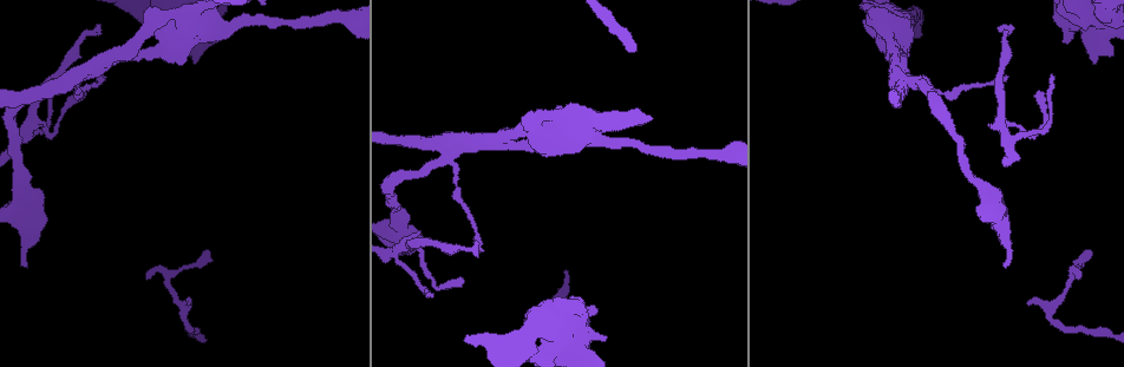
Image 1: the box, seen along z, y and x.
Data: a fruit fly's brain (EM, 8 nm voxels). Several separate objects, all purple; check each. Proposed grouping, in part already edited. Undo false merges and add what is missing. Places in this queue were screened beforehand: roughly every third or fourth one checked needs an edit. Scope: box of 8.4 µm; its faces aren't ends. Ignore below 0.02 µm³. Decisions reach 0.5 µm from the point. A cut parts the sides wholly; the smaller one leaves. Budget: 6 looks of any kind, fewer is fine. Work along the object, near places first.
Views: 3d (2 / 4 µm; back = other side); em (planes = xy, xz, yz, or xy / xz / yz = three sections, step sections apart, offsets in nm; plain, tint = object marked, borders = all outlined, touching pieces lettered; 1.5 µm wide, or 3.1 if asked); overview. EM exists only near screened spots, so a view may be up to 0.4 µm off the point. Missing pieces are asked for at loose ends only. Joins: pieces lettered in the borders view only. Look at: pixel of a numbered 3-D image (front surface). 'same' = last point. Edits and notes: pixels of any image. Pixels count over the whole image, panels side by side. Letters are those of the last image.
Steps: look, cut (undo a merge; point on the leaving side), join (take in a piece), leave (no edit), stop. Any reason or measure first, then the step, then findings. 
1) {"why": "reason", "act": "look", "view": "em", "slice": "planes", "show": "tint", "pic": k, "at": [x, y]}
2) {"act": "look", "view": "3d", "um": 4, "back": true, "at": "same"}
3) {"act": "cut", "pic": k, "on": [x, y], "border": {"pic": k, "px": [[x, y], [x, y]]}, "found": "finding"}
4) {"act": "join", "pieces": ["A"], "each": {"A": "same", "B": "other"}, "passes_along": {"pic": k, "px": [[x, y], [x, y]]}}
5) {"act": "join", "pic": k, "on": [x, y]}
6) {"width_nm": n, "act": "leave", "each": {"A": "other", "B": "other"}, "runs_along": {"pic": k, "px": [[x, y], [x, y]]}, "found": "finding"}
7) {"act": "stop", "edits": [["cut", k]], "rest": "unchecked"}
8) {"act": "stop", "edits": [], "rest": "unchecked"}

{"why": "thin end", "act": "look", "view": "em", "slice": "yz", "step": 8, "show": "tint", "pic": 1, "at": [101, 28]}

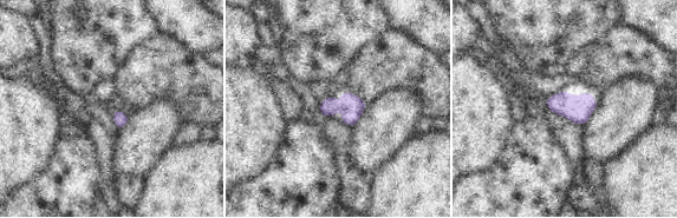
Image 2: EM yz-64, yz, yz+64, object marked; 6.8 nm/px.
{"why": "cut it another way", "act": "look", "view": "em", "slice": "xy", "step": 8, "show": "borders", "at": "same"}

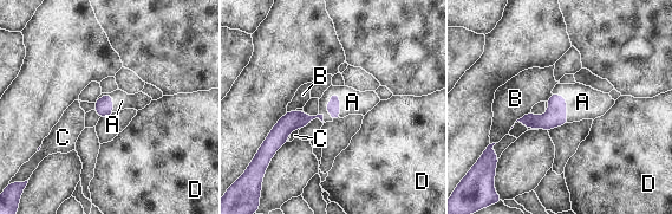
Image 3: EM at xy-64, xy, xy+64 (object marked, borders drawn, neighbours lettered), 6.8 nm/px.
{"act": "join", "pieces": ["A"], "each": {"A": "same", "B": "other", "C": "other", "D": "other"}, "passes_along": {"pic": 3, "px": [[333, 106], [326, 104], [352, 102]]}, "found": "it goes on there"}

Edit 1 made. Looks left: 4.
{"why": "an open end", "act": "look", "view": "3d", "um": 2, "pic": 1, "at": [1094, 63]}

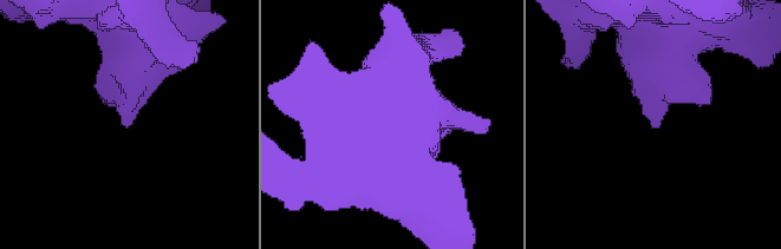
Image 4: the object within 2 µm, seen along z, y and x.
{"why": "shape alone is not enough", "act": "look", "view": "em", "slice": "planes", "show": "borders", "pic": 4, "at": [125, 126]}

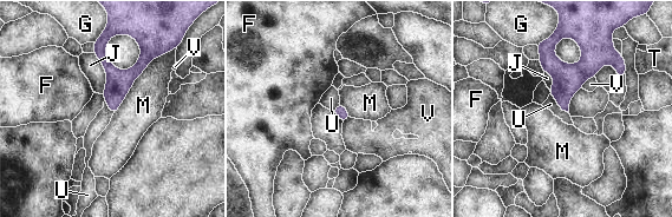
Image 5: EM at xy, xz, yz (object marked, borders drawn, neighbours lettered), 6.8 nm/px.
{"act": "leave", "each": {"F": "other", "G": "other", "J": "other", "M": "other", "T": "other", "U": "other", "V": "other"}, "border": {"pic": 5, "px": [[549, 93], [556, 104], [568, 113]]}, "found": "no lettered piece goes on from it"}

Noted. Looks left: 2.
{"act": "stop", "edits": [["join", 3]], "rest": "unchecked"}

